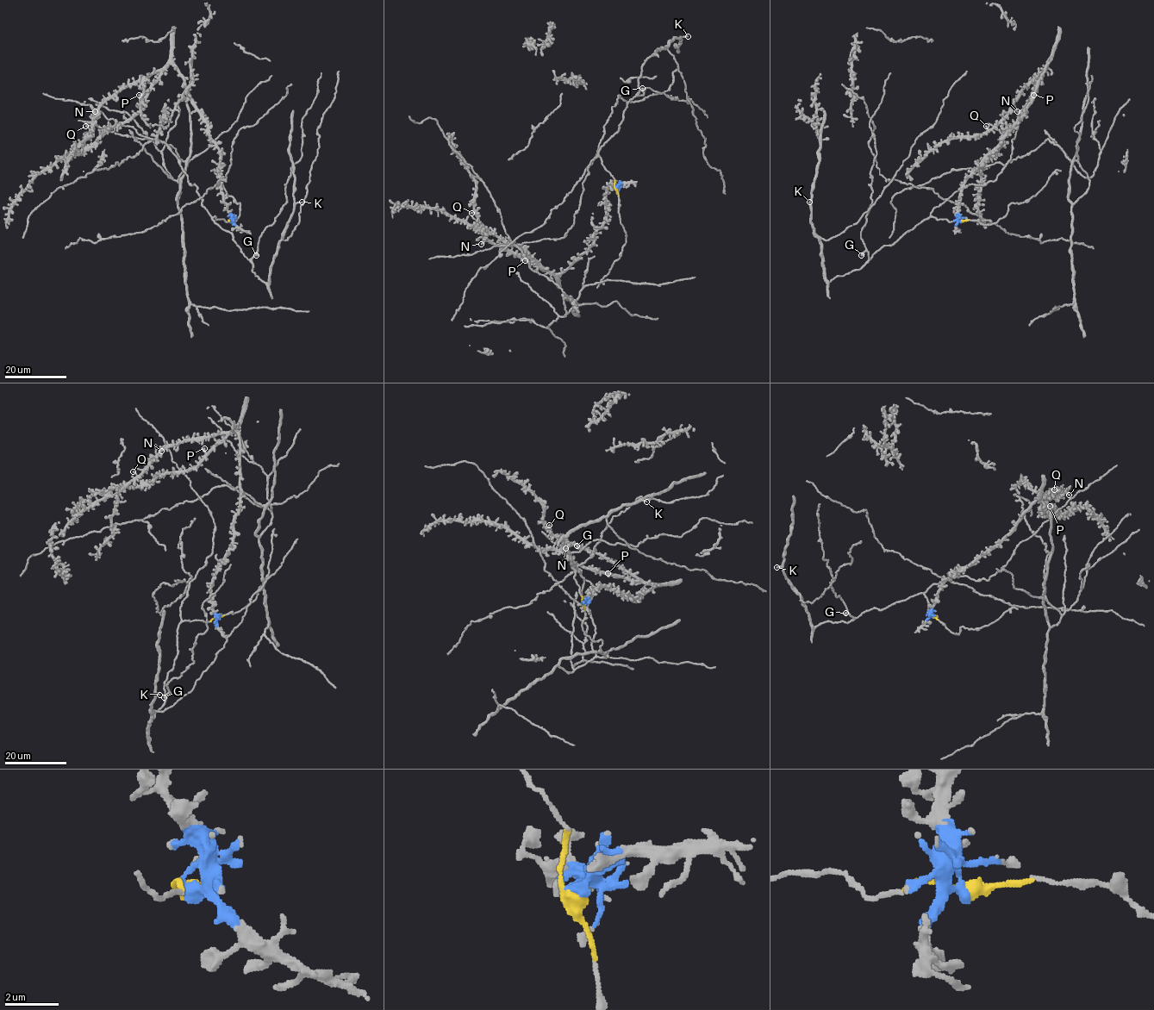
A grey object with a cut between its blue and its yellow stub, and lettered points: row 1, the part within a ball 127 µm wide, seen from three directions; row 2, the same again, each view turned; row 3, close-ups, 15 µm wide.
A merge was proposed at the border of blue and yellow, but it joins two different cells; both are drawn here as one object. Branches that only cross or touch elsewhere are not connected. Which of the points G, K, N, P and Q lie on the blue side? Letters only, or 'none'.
N, P, Q

